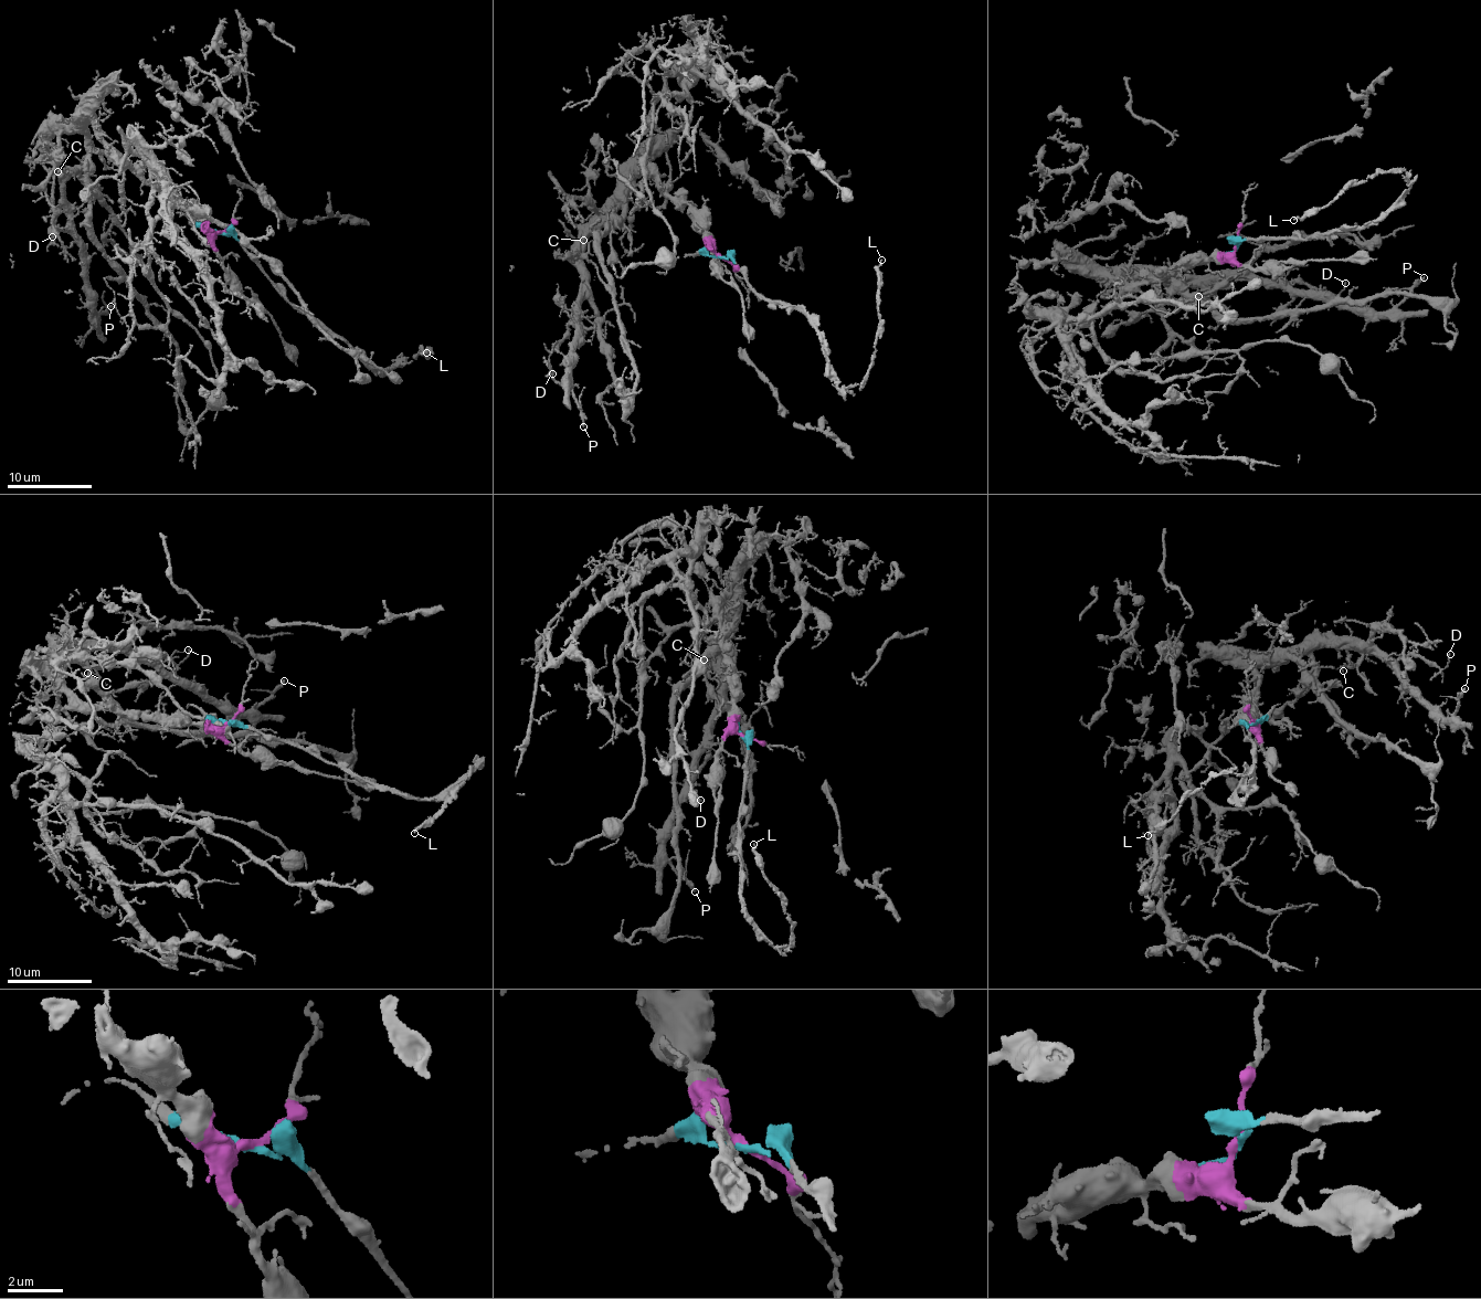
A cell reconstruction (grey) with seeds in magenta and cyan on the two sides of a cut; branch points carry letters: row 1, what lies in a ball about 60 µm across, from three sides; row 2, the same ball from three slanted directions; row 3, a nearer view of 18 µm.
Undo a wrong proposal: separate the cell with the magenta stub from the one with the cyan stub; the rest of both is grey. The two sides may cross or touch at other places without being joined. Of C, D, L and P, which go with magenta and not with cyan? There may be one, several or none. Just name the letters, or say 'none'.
C, D, P

